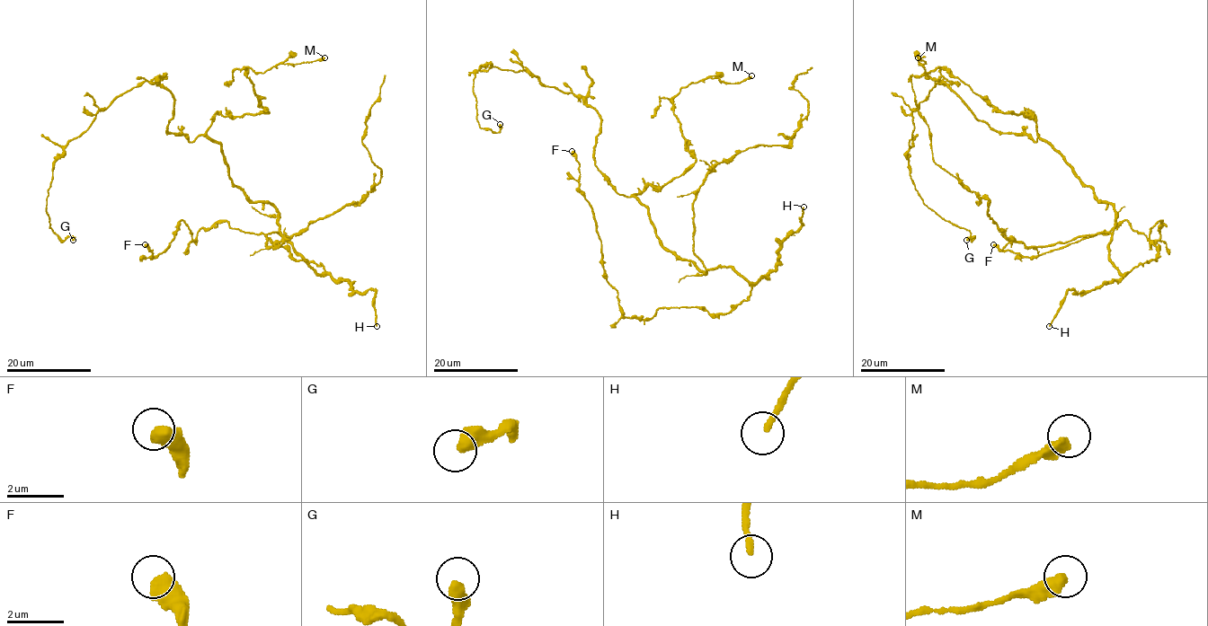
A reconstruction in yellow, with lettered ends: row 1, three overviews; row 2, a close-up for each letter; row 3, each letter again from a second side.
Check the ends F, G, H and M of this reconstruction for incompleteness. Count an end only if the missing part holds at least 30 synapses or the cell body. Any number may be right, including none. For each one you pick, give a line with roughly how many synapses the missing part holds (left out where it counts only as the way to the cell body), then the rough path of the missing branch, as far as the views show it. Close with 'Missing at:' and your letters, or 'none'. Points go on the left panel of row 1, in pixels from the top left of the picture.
Missing at: none

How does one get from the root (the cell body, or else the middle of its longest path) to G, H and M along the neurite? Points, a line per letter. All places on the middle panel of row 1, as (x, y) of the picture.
G: (667, 249), (649, 209), (595, 164), (600, 115), (581, 98), (484, 66), (476, 121), (500, 124)
H: (667, 249), (703, 272), (733, 267), (757, 282), (775, 268), (782, 242), (802, 224), (803, 207)
M: (667, 249), (634, 195), (664, 186), (695, 162), (672, 98), (707, 78), (738, 83), (751, 75)

